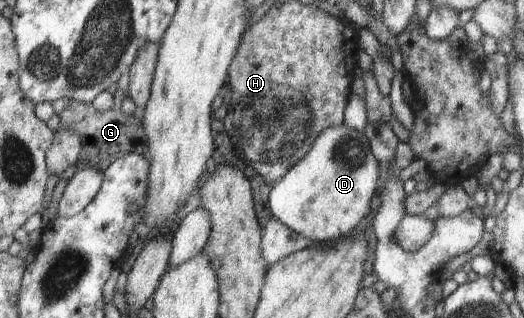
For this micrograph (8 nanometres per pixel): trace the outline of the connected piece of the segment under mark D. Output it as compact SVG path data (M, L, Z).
M347 124L331 126L323 130L313 142L311 150L279 182L273 184L267 207L273 217L283 222L293 232L305 236L313 243L330 244L353 235L366 224L371 210L371 200L377 194L377 180L379 180L379 162L373 156L365 134L349 128Z

